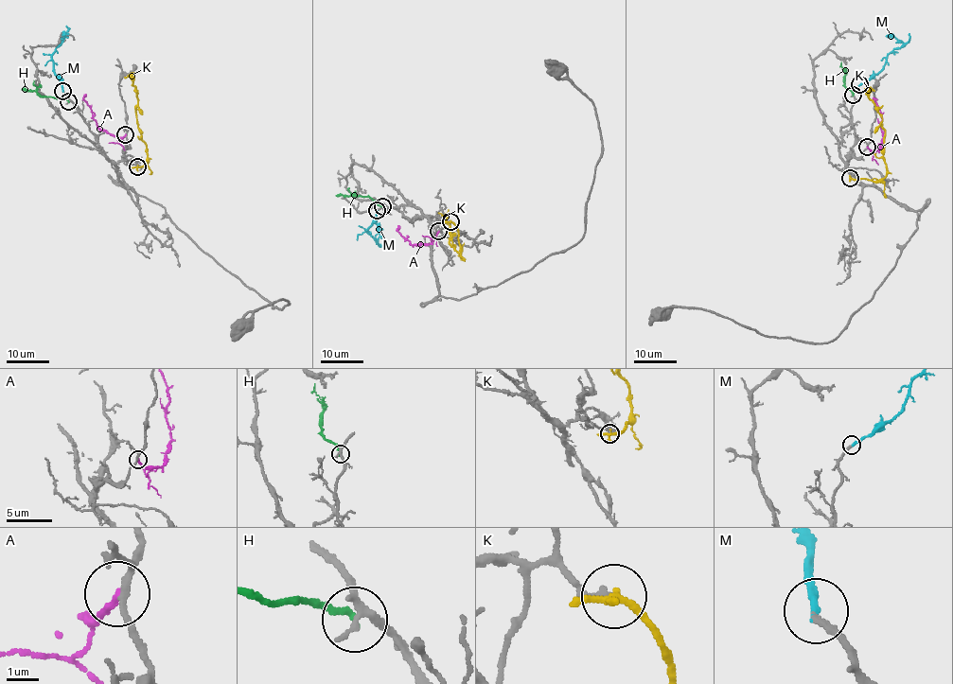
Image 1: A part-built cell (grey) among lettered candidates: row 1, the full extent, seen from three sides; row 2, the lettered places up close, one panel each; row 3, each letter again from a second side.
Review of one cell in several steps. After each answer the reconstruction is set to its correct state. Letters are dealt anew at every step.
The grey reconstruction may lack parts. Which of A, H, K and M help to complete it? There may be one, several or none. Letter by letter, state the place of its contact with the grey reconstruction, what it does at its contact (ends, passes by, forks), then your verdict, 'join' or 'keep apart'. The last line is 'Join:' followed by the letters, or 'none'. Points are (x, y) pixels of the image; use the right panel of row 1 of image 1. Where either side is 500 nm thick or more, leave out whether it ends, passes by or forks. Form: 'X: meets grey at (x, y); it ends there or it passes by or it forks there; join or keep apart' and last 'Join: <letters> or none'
A: meets grey at (867, 147); it ends there; keep apart
H: meets grey at (853, 95); it ends there; keep apart
K: meets grey at (850, 178); it passes by; keep apart
M: meets grey at (859, 84); it ends there; join
Join: M

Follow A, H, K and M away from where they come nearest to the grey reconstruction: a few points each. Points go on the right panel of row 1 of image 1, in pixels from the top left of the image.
A: (867, 147), (872, 149), (879, 149), (882, 139), (882, 116), (873, 97)
H: (853, 95), (844, 85), (846, 68)
K: (850, 177), (876, 181), (886, 174), (882, 117), (864, 88)
M: (859, 84), (878, 74), (890, 53), (903, 44), (891, 35), (886, 36)

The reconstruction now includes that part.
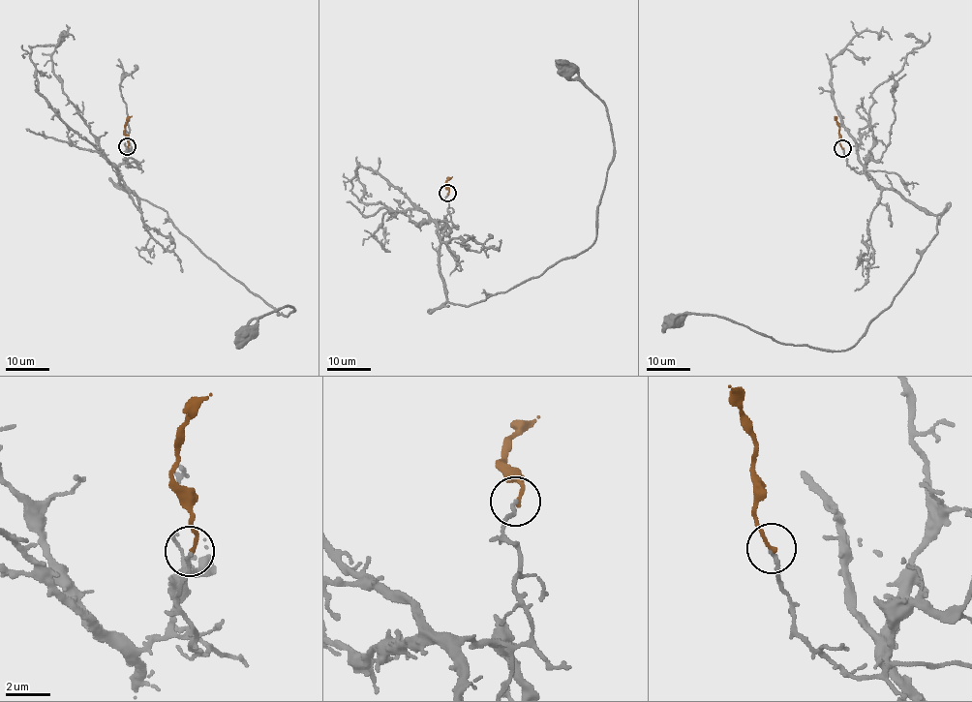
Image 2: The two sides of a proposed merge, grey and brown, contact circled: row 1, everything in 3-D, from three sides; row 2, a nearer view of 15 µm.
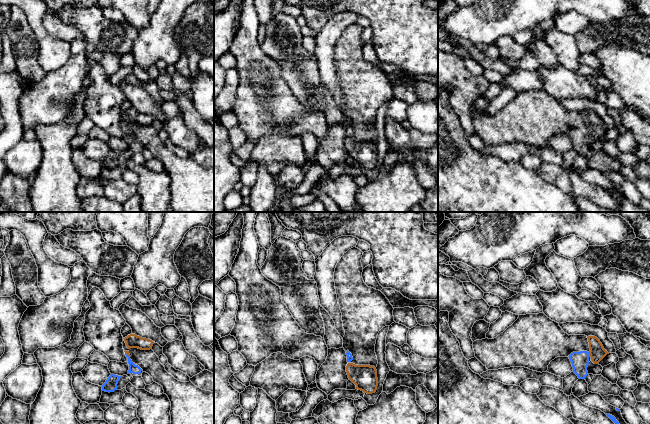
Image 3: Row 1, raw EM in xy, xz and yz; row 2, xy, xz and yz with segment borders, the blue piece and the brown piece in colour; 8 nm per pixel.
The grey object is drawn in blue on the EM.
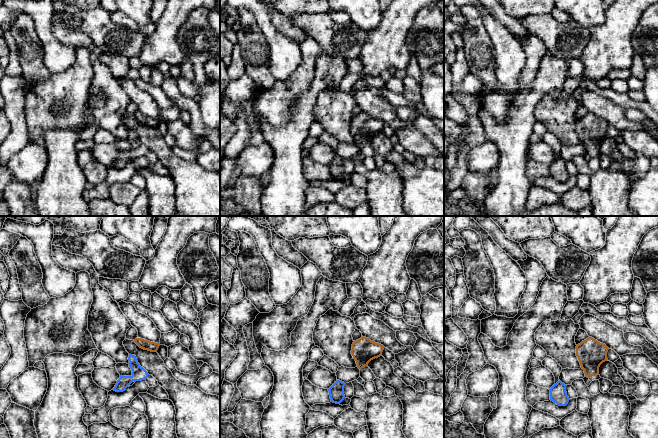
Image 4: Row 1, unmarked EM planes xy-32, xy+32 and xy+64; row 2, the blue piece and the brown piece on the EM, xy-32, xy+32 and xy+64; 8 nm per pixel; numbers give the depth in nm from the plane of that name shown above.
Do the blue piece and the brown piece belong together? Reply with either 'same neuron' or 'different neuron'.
same neuron

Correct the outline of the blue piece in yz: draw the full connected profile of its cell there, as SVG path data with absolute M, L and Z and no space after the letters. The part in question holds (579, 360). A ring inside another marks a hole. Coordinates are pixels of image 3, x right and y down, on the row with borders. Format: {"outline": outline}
{"outline": "M588 336L590 351L573 352L569 355L573 372L579 379L585 379L588 375L587 367L591 359L594 364L598 364L607 354L600 340L595 336Z"}

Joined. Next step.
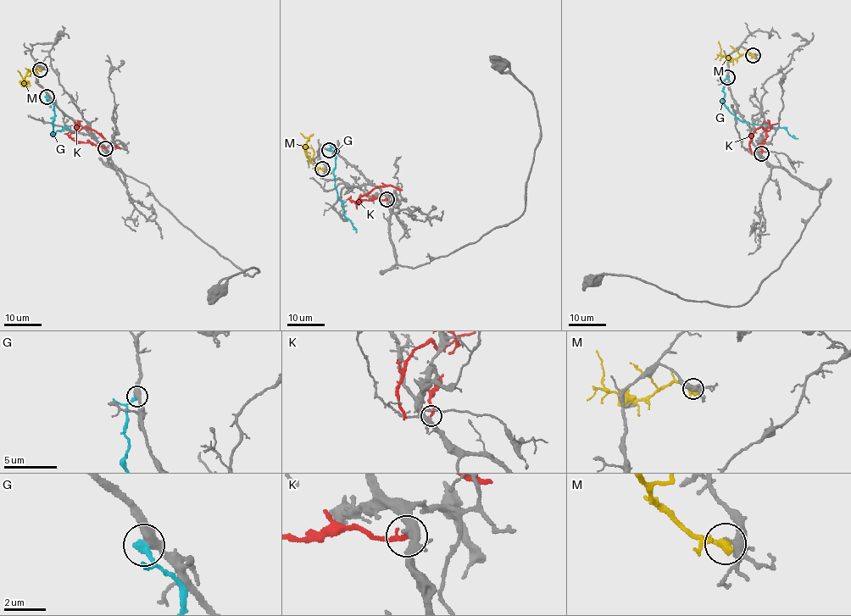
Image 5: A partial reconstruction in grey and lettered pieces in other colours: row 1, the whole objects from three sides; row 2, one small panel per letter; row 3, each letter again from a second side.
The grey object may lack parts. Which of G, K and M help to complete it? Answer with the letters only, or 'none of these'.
none of these

